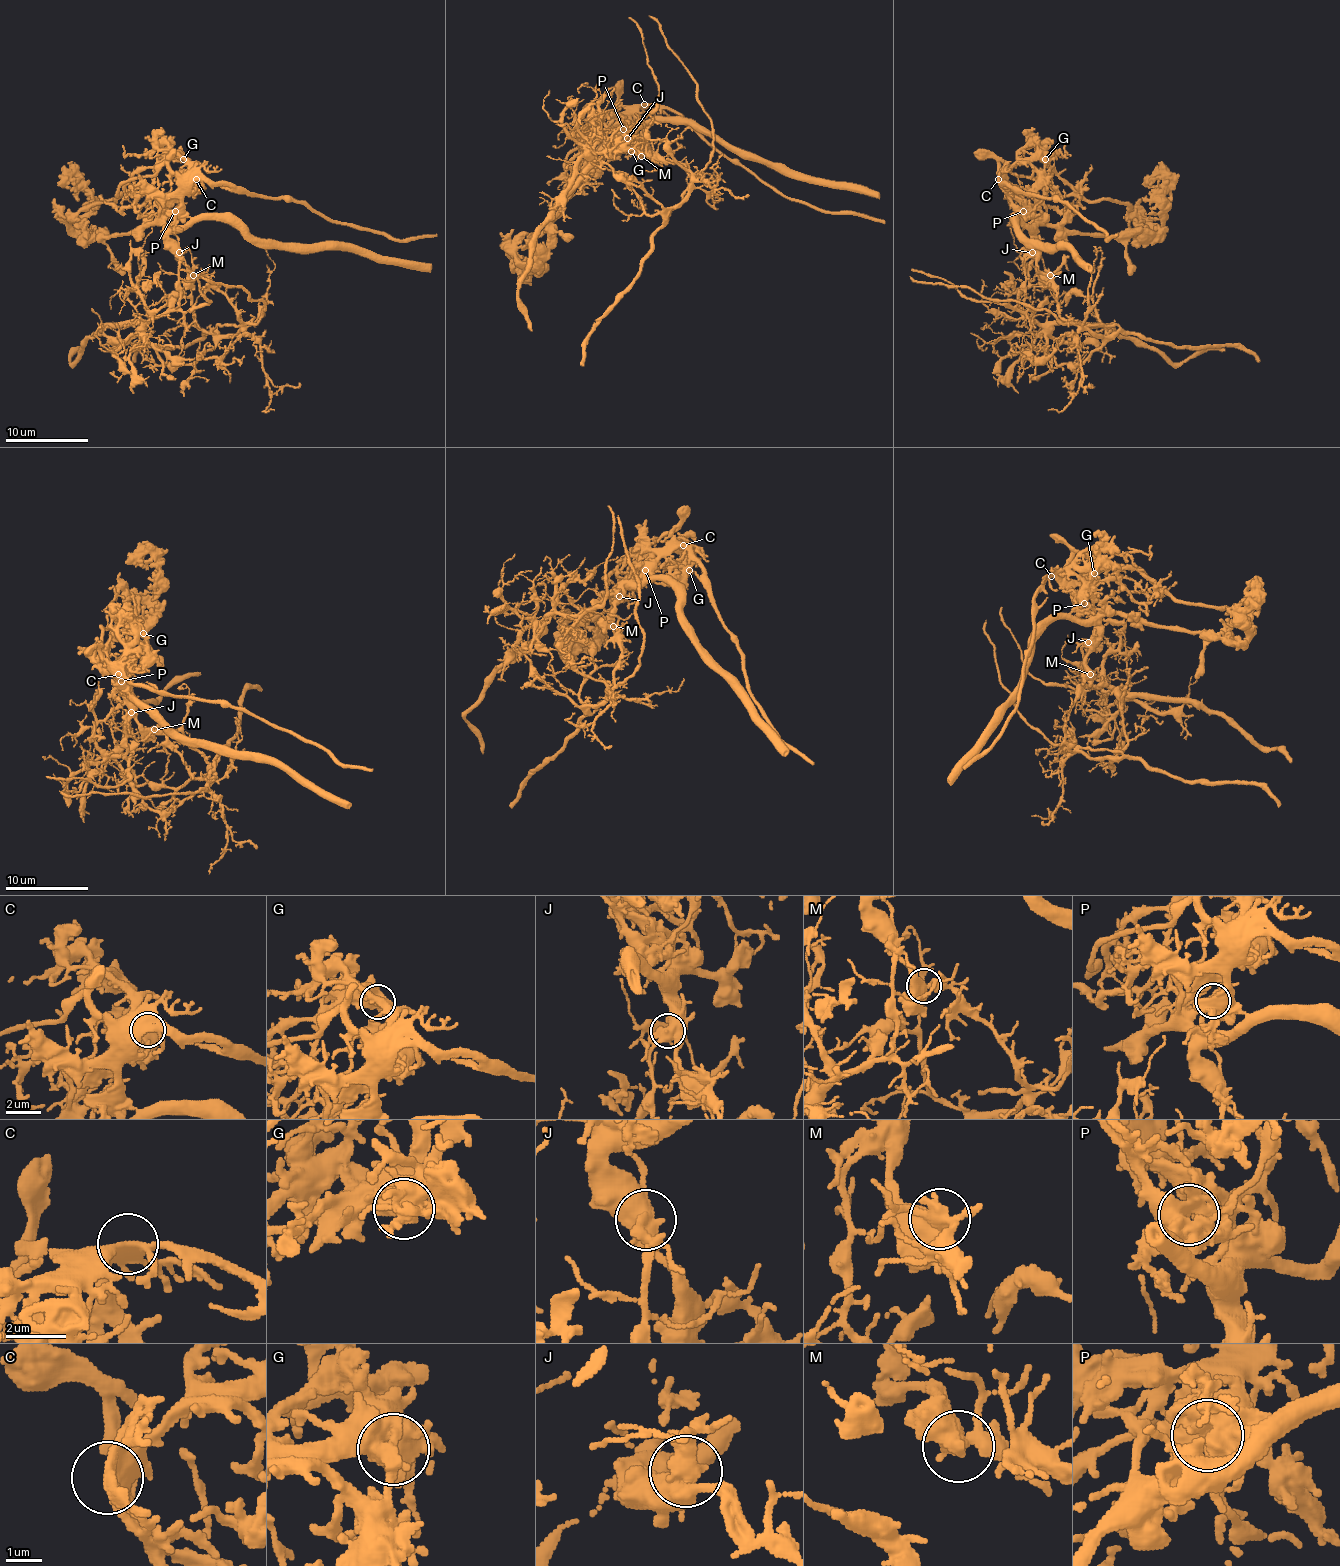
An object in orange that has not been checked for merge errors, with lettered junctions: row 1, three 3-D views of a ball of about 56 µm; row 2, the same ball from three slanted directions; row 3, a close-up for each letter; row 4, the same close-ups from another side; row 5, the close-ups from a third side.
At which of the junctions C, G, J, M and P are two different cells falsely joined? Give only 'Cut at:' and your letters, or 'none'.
Cut at: J, M, P

